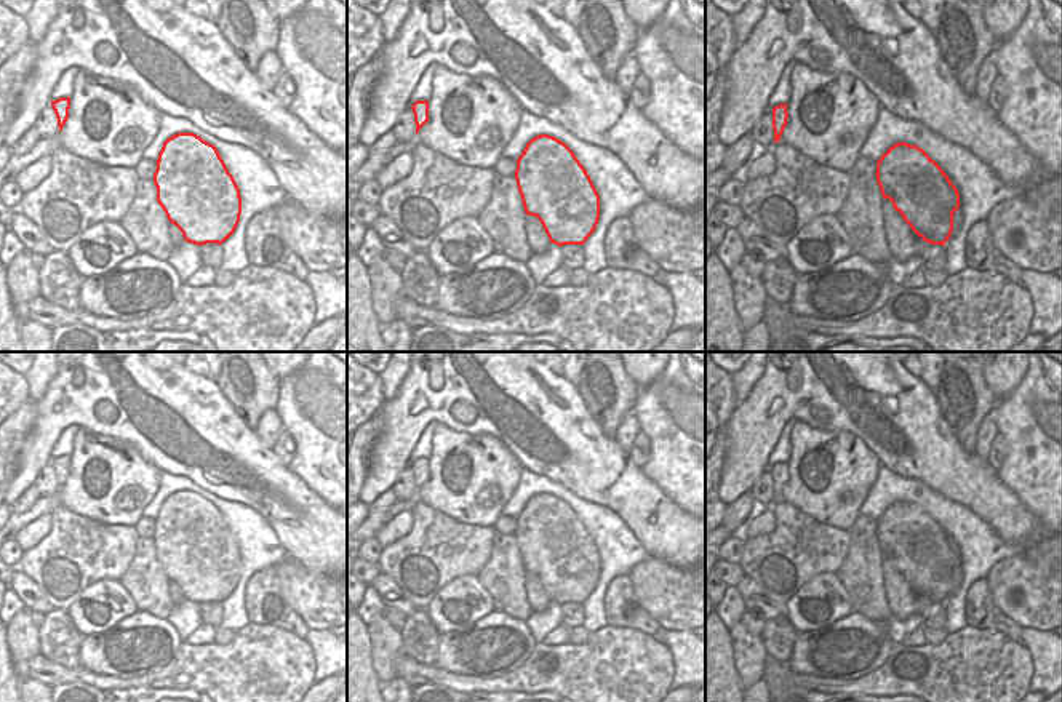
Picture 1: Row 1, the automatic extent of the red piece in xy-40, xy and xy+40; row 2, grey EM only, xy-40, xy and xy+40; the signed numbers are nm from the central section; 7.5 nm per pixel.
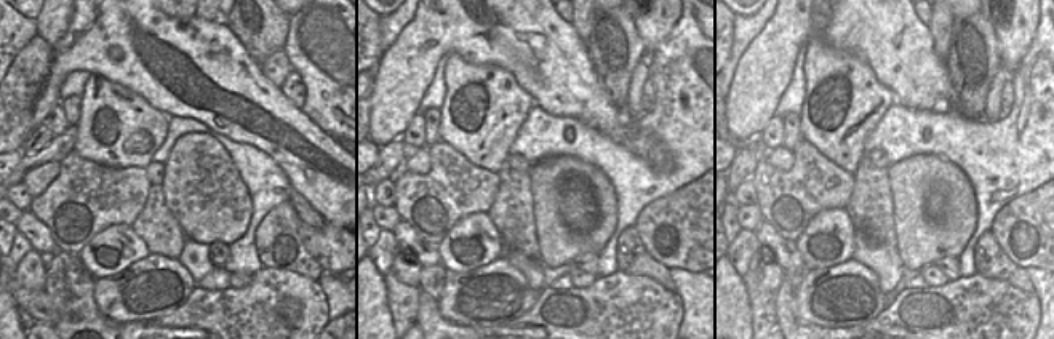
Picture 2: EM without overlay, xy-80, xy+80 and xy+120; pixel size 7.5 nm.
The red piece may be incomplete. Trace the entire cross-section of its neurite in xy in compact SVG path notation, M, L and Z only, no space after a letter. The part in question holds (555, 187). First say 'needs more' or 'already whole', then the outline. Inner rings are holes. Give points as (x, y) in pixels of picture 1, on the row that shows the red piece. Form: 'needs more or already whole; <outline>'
already whole; M549 134L533 138L513 176L525 213L541 221L550 243L587 241L600 219L600 195L565 142Z

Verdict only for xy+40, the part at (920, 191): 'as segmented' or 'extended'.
as segmented

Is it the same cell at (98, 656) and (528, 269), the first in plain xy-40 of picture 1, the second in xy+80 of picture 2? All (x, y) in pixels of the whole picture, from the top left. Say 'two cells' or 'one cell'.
two cells

